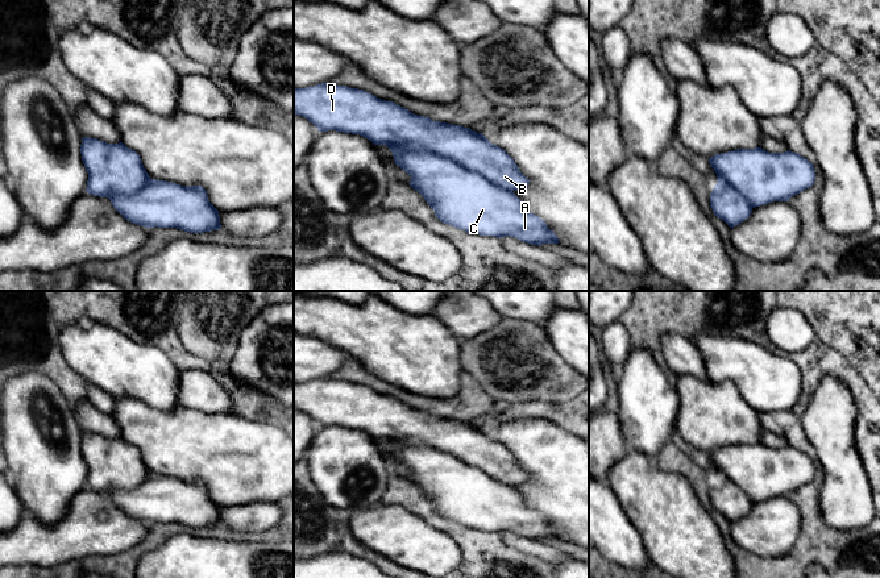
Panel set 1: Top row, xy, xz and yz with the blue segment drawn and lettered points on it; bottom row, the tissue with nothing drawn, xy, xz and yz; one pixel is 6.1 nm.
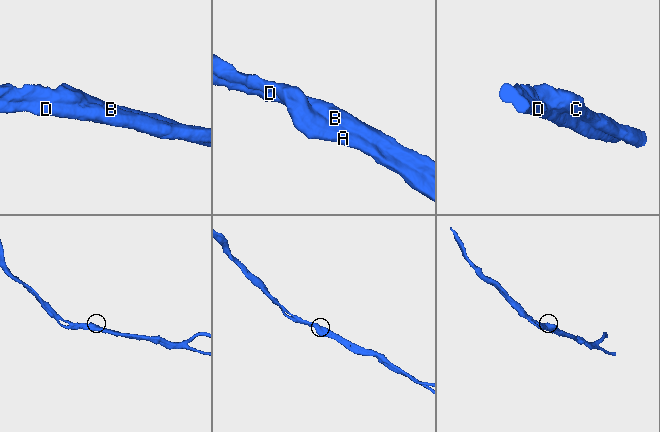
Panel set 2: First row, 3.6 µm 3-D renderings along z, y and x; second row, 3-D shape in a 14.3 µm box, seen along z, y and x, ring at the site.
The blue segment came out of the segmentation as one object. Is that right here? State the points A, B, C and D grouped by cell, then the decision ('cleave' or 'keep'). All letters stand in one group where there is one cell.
A B C D | keep

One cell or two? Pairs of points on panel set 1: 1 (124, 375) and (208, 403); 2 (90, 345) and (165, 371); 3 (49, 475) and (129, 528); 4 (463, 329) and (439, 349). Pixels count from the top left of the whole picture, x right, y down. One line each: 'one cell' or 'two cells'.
1: two cells
2: one cell
3: two cells
4: two cells

